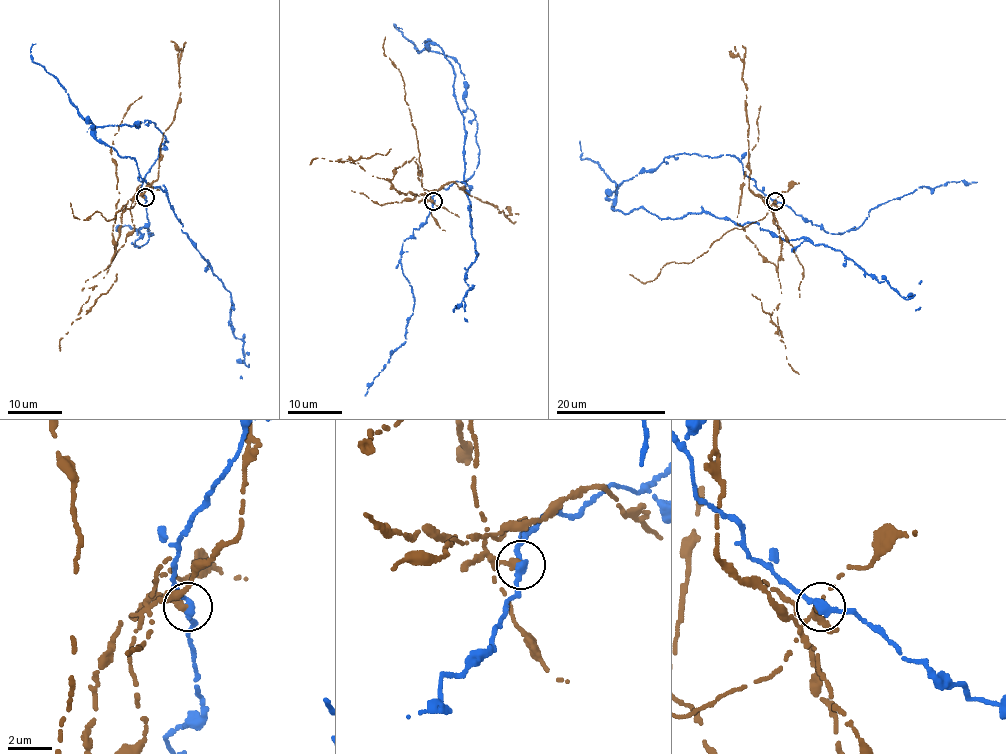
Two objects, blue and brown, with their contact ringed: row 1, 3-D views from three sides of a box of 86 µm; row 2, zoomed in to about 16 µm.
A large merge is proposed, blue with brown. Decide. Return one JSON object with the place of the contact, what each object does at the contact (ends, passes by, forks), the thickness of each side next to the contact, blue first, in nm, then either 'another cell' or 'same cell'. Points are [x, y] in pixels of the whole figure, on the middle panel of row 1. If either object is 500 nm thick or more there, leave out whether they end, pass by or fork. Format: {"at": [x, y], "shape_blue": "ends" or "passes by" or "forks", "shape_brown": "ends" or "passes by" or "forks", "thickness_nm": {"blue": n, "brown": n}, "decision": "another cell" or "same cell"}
{"at": [433, 201], "shape_blue": "passes by", "shape_brown": "ends", "thickness_nm": {"blue": 320, "brown": 320}, "decision": "another cell"}

